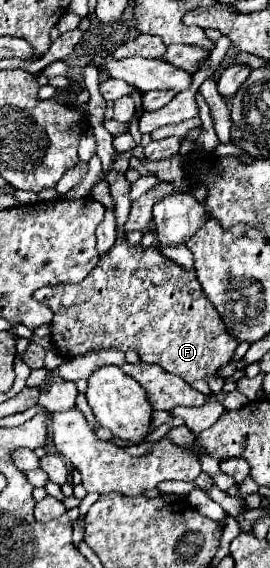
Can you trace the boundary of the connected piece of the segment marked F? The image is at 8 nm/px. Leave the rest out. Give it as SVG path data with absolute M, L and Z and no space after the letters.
M88 62L84 68L84 88L90 92L90 100L88 100L88 114L90 114L90 128L92 134L98 142L98 156L102 160L102 168L104 168L104 180L110 184L112 190L112 198L114 198L114 214L116 214L116 222L118 222L118 240L114 244L114 248L110 248L106 252L106 256L100 258L98 266L78 284L56 284L56 286L44 286L38 288L34 292L34 298L42 304L46 304L52 312L52 348L64 358L74 358L74 356L84 356L86 352L98 352L98 350L120 350L120 352L128 352L134 350L138 352L142 362L148 364L158 364L162 366L166 372L176 374L180 378L184 378L188 384L192 384L194 380L206 378L216 374L218 366L230 362L238 342L226 332L224 322L220 320L218 312L212 308L210 300L206 298L202 286L196 280L196 272L194 270L184 270L178 264L174 264L170 258L166 258L156 246L150 248L142 248L142 246L128 246L126 244L126 234L124 234L124 222L126 216L130 212L130 184L126 180L124 174L116 174L110 172L112 168L112 156L114 156L114 148L112 148L112 134L104 128L104 108L106 108L106 100L100 96L98 92L98 70L92 68L92 64Z

